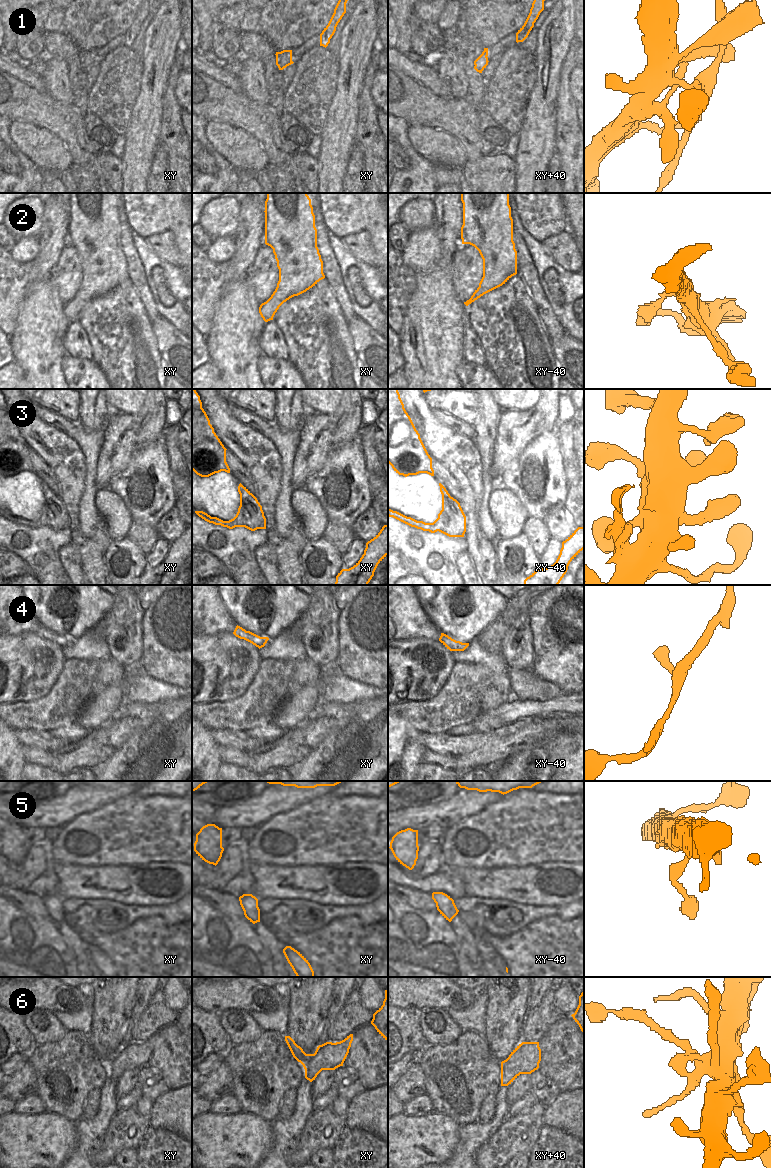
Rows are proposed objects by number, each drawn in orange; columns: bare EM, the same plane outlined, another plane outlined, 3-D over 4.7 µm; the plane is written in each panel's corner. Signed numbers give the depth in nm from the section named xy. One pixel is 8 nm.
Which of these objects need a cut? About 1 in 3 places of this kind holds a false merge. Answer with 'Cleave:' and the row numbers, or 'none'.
Cleave: 1

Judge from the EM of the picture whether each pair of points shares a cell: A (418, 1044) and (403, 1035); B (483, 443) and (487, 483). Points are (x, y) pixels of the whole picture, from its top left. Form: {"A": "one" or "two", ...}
{"A": "one", "B": "two"}

